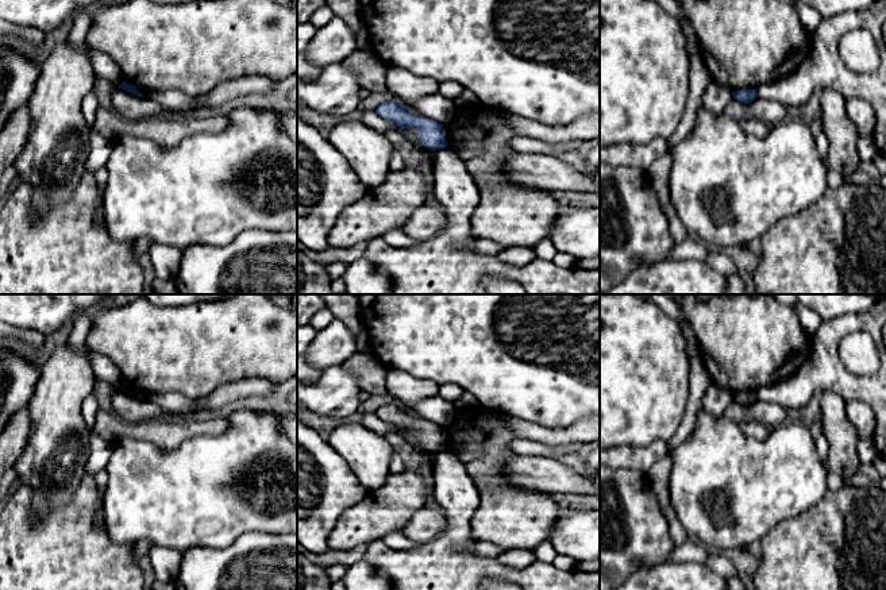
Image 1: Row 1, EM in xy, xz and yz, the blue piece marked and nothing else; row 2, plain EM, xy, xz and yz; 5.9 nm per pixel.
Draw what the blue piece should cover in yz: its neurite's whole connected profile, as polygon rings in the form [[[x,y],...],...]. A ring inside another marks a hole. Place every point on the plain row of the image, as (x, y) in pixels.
[[[756,392],[736,393],[736,394],[732,394],[732,398],[735,402],[744,405],[744,406],[751,405],[755,400],[758,400]]]

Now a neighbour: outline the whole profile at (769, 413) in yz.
[[[755,400],[751,405],[748,405],[748,410],[751,419],[774,428],[786,424],[791,416],[789,410],[779,404],[762,400]]]

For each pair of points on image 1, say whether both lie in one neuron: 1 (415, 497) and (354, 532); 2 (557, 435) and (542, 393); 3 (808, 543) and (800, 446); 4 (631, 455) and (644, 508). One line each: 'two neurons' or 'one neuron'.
1: one neuron
2: two neurons
3: two neurons
4: two neurons

